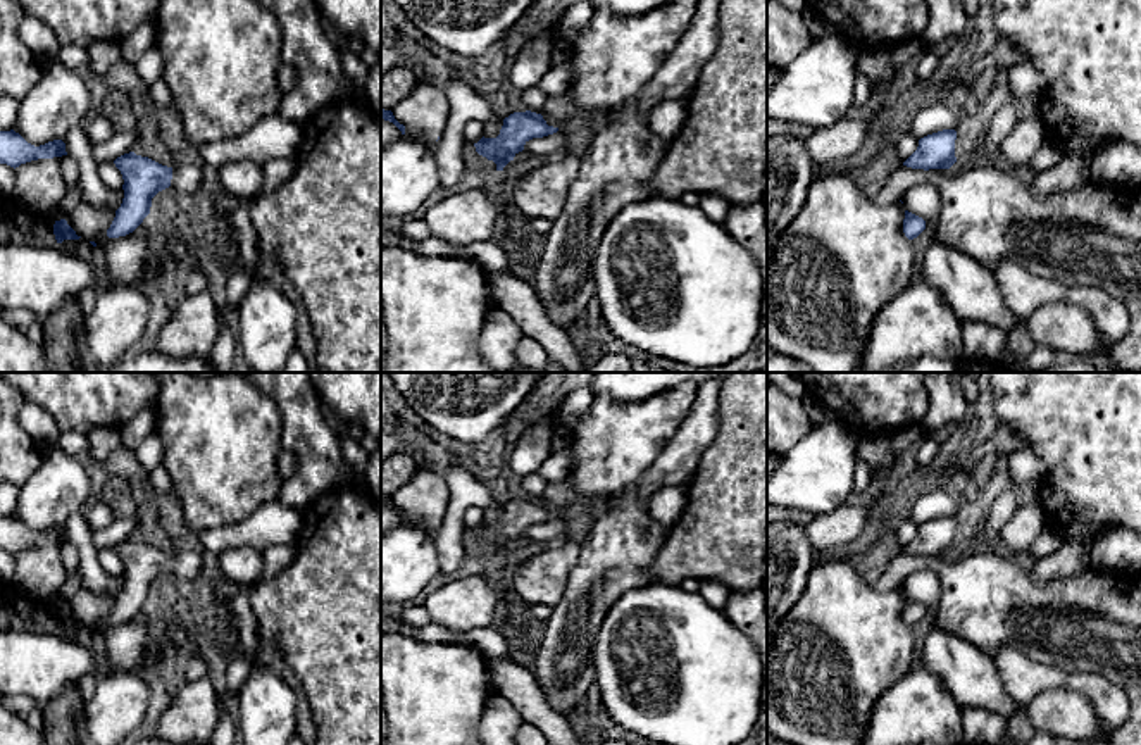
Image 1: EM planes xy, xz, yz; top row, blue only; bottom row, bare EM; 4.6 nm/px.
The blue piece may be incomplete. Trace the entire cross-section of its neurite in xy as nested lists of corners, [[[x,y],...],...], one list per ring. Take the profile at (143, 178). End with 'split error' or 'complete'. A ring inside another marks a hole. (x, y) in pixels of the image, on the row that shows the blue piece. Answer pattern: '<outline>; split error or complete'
[[[134,152],[117,157],[114,164],[124,179],[124,198],[107,229],[109,238],[133,233],[150,214],[152,198],[159,191],[172,188],[195,195],[202,190],[203,174],[196,164],[167,167]]]; split error

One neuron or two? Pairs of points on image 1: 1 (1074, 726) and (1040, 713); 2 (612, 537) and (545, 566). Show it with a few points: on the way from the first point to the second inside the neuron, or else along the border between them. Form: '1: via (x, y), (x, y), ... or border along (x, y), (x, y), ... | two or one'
1: via (1066, 718), (1060, 713), (1048, 713) | one
2: border along (581, 544), (578, 563), (564, 590) | two

